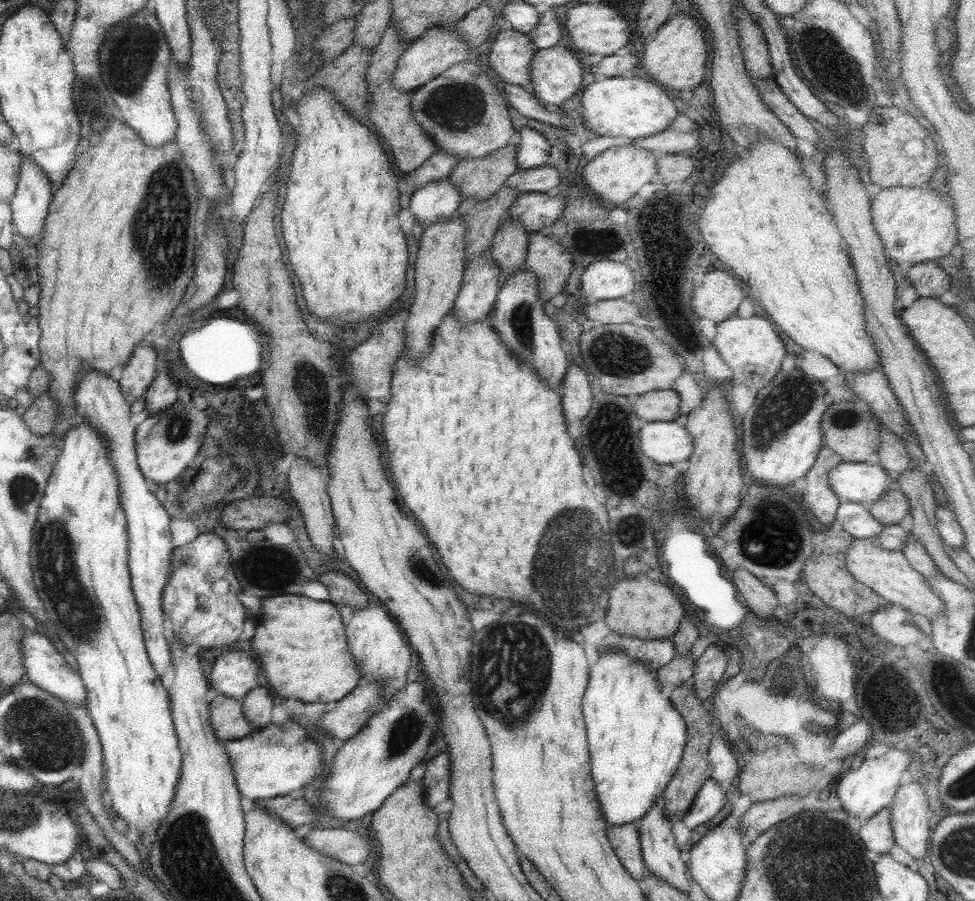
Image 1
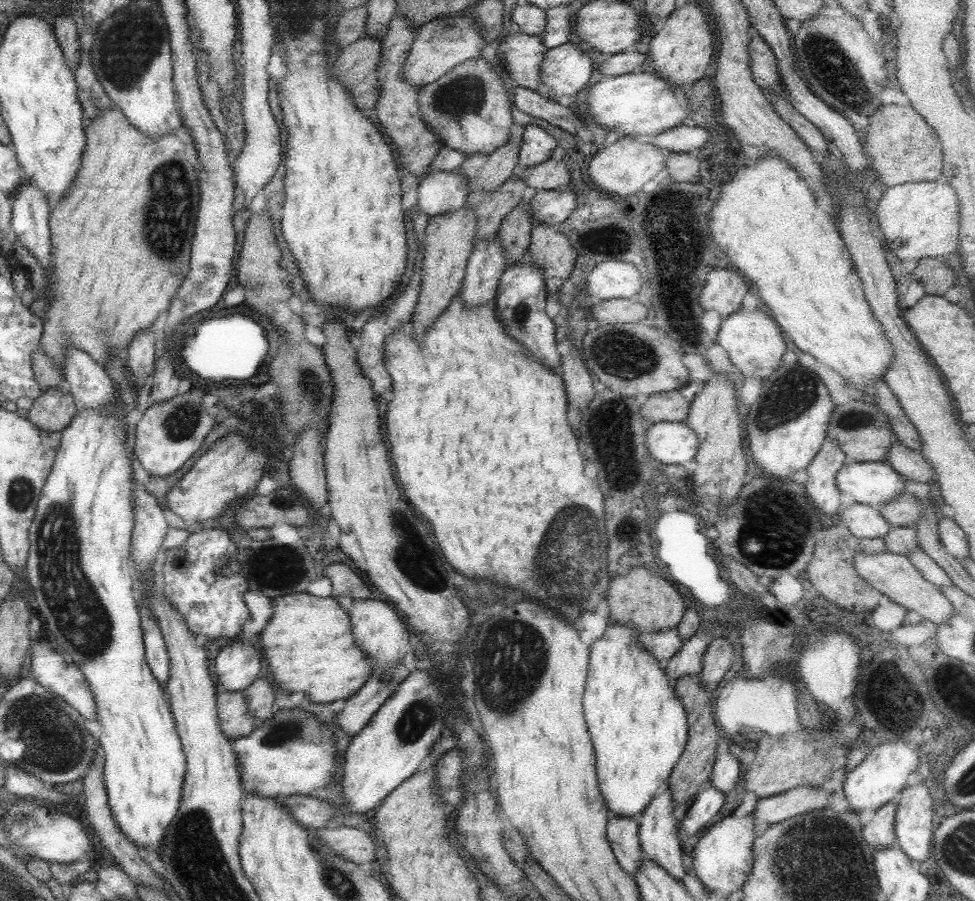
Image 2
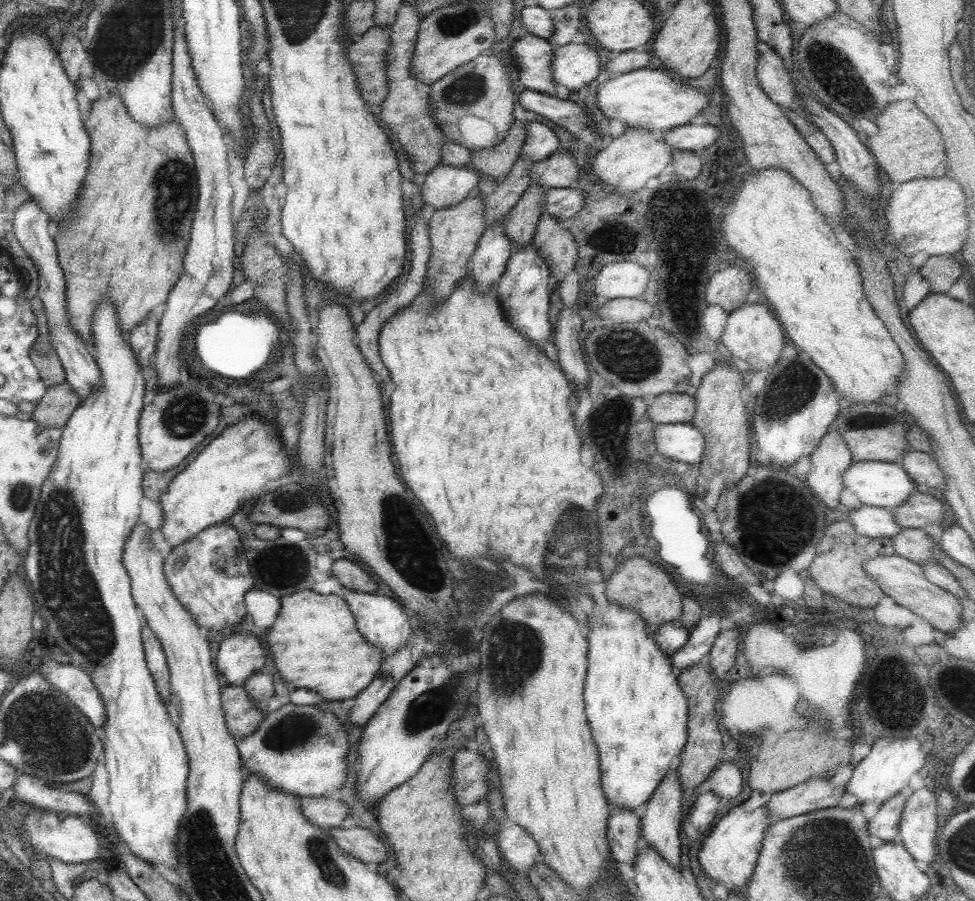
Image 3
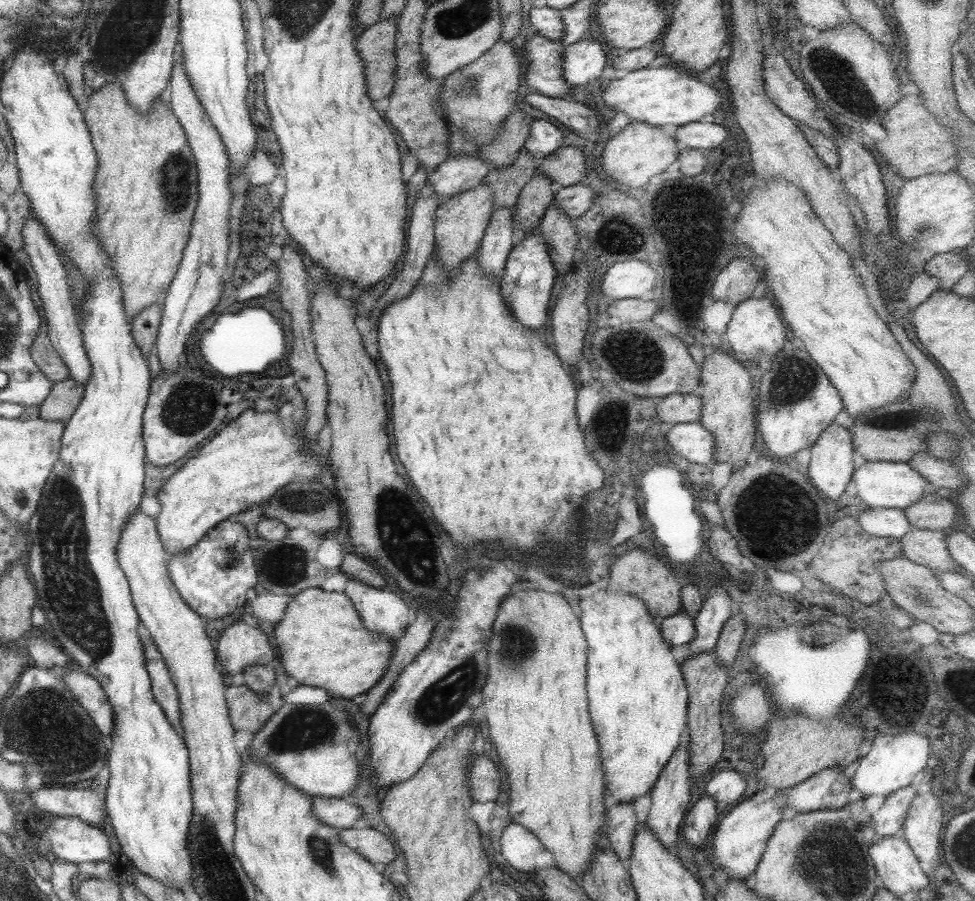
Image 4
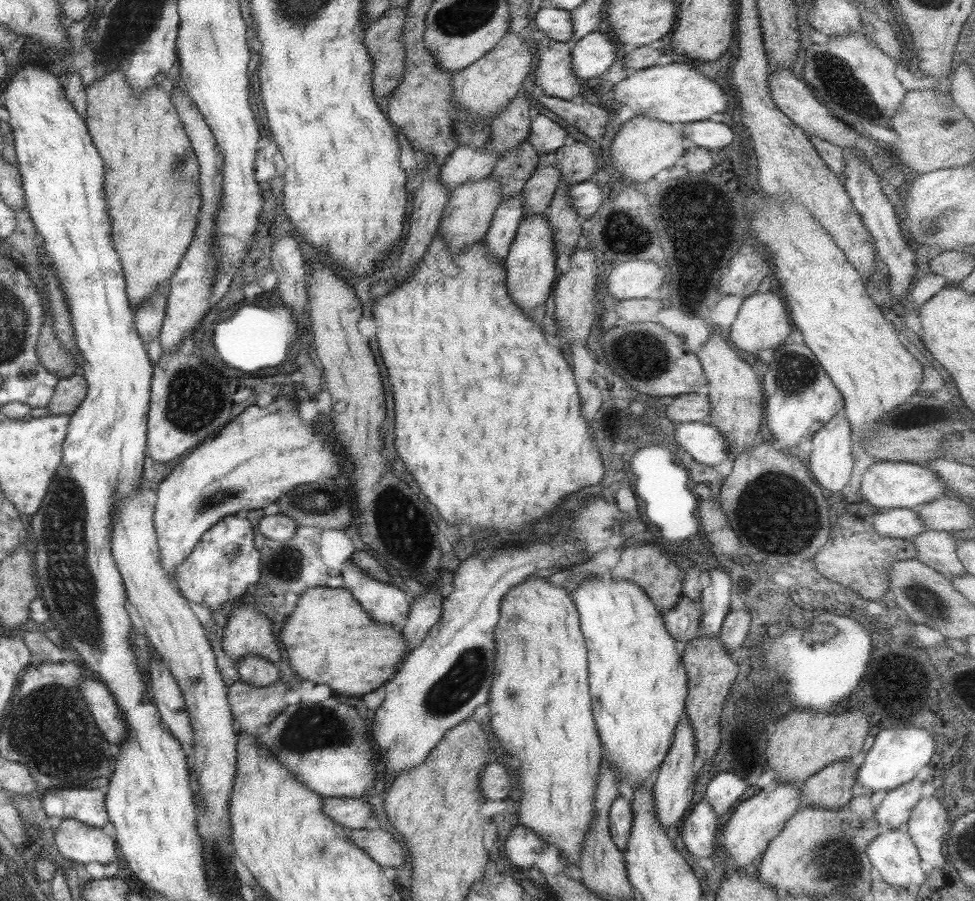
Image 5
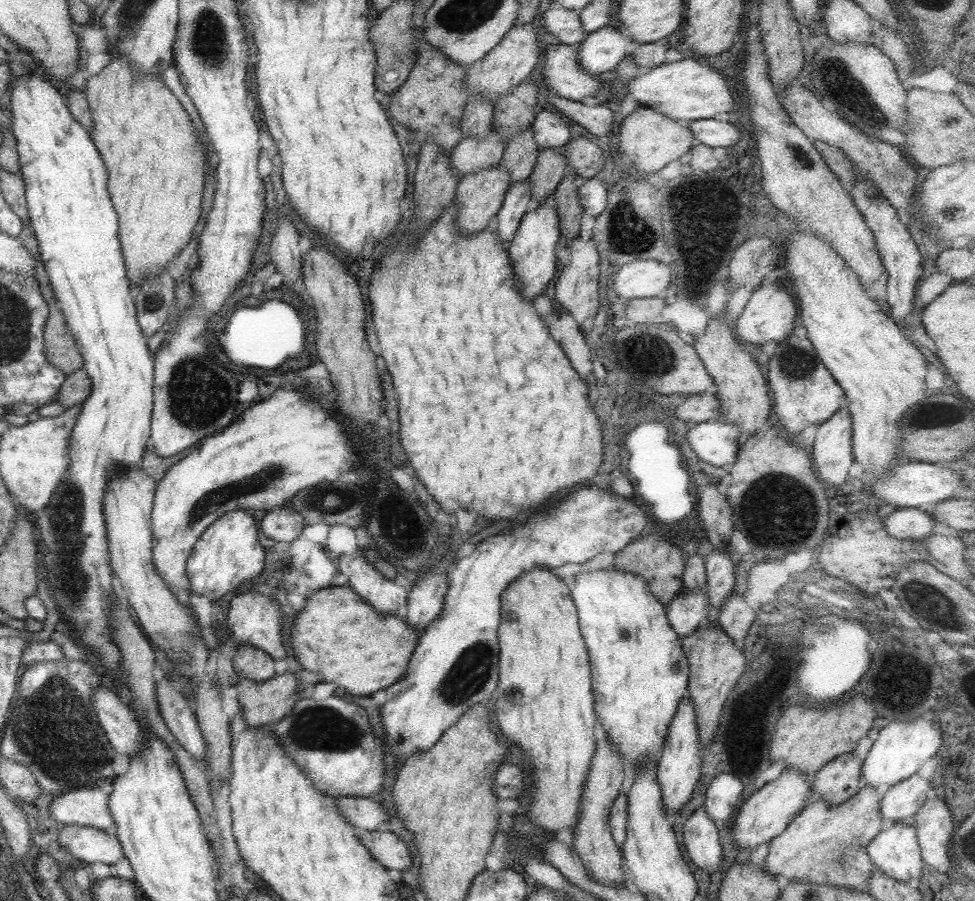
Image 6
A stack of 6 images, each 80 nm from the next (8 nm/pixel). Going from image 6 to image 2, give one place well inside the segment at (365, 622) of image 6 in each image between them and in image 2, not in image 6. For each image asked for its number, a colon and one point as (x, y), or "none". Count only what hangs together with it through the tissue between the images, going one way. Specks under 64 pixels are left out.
2: (307, 644)
3: (313, 641)
4: (321, 642)
5: (329, 640)

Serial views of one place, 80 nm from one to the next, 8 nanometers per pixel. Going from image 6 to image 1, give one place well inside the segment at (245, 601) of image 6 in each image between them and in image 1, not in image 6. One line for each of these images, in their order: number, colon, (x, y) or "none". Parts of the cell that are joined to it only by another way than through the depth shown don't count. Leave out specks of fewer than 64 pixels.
1: (233, 674)
2: (236, 665)
3: (239, 655)
4: (240, 645)
5: (247, 632)

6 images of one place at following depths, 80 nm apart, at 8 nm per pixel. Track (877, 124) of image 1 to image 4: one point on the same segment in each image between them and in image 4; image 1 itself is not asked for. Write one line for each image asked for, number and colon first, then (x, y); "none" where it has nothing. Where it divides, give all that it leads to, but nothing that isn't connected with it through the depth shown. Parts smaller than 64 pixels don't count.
2: (899, 146)
3: (906, 146)
4: (916, 143)

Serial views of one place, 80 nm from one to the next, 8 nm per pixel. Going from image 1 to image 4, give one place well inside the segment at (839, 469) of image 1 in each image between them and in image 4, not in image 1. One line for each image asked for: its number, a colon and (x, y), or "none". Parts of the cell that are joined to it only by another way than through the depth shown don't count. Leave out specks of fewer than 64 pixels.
2: (871, 483)
3: (883, 485)
4: (879, 484)

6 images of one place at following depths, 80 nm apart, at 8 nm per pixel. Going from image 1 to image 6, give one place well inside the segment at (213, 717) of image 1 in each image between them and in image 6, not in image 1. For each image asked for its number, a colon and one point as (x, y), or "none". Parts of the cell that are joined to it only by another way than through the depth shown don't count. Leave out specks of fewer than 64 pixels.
2: (232, 713)
3: (241, 719)
4: (247, 710)
5: (253, 708)
6: (262, 704)

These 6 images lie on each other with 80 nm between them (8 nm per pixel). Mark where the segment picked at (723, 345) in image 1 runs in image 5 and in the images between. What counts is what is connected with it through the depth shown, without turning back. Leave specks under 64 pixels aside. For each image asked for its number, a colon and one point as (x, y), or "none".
2: (753, 343)
3: (754, 338)
4: (755, 329)
5: (761, 323)

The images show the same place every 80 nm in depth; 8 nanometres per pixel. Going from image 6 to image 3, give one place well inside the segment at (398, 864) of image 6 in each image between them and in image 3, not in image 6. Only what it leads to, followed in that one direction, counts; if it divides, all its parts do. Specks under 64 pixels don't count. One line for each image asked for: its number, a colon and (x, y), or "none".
3: (362, 845)
4: (376, 848)
5: (382, 848)

